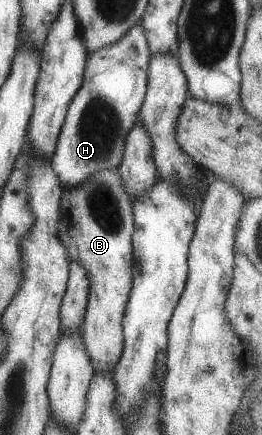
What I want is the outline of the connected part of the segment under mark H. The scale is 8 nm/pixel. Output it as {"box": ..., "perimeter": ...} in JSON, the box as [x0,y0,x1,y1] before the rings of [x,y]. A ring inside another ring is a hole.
{"box":[50,20,150,189],"perimeter":[[[140,20],[136,21],[116,43],[110,43],[106,47],[98,47],[95,51],[87,53],[82,83],[72,99],[68,101],[54,153],[50,157],[52,170],[56,173],[56,178],[60,181],[62,188],[70,187],[72,189],[72,187],[84,183],[84,179],[88,179],[88,175],[92,175],[92,171],[100,171],[104,167],[118,168],[120,164],[124,137],[130,131],[130,127],[136,123],[147,85],[150,54],[146,33],[144,33],[140,22]]]}

